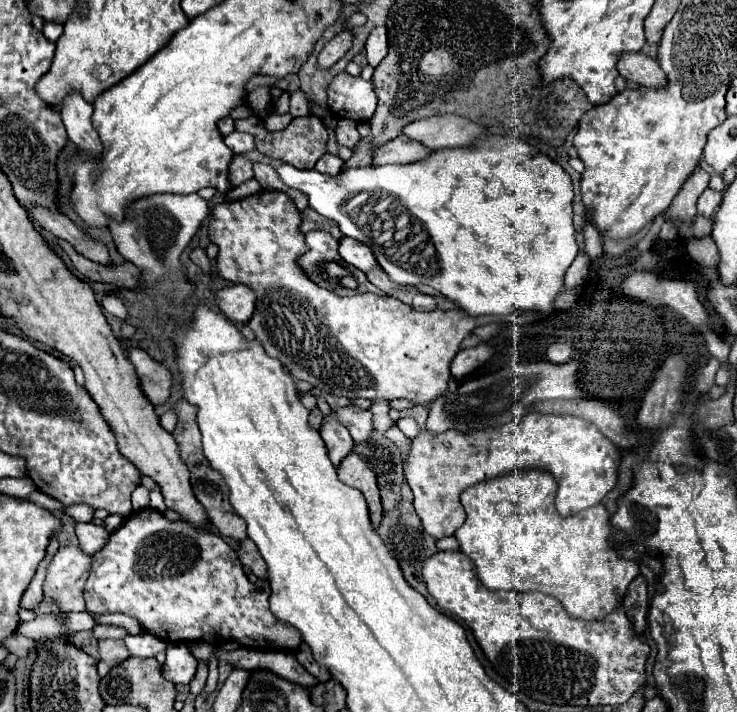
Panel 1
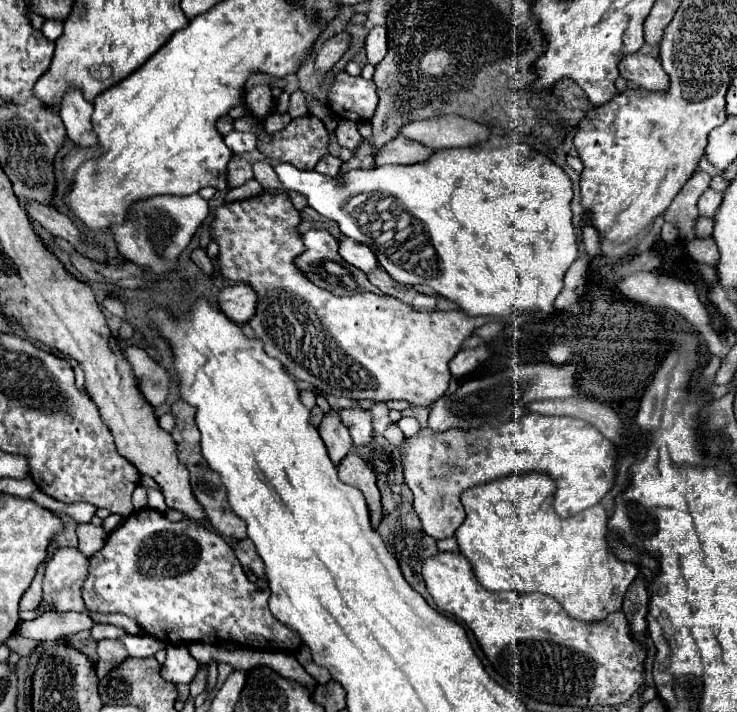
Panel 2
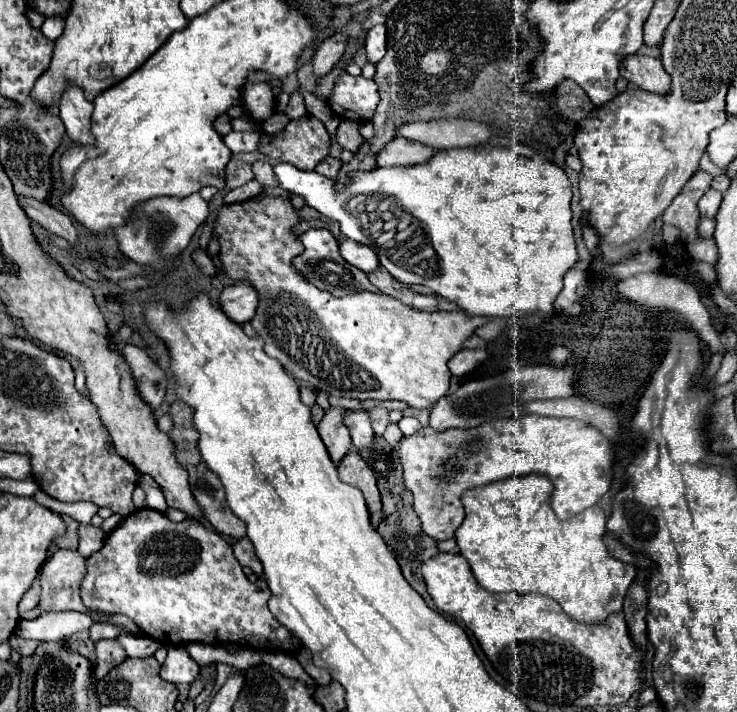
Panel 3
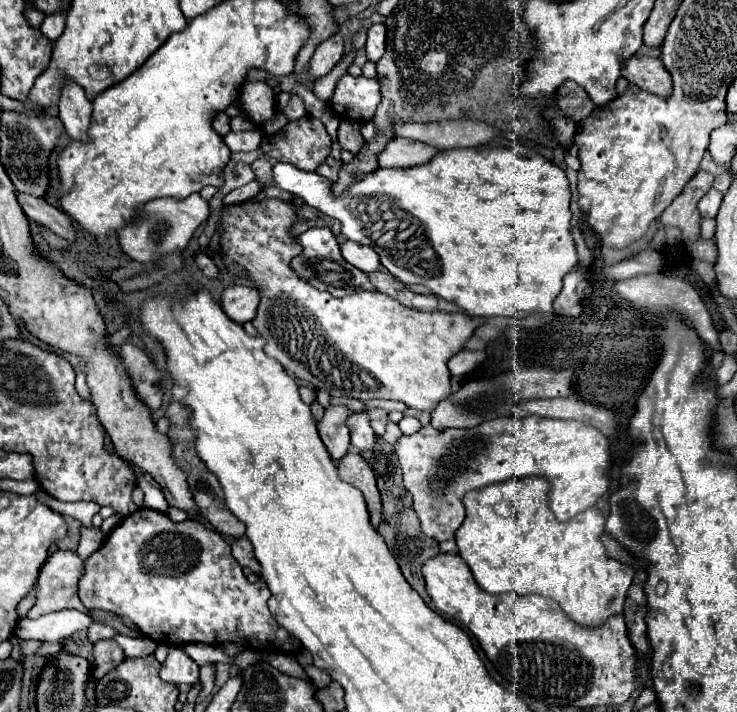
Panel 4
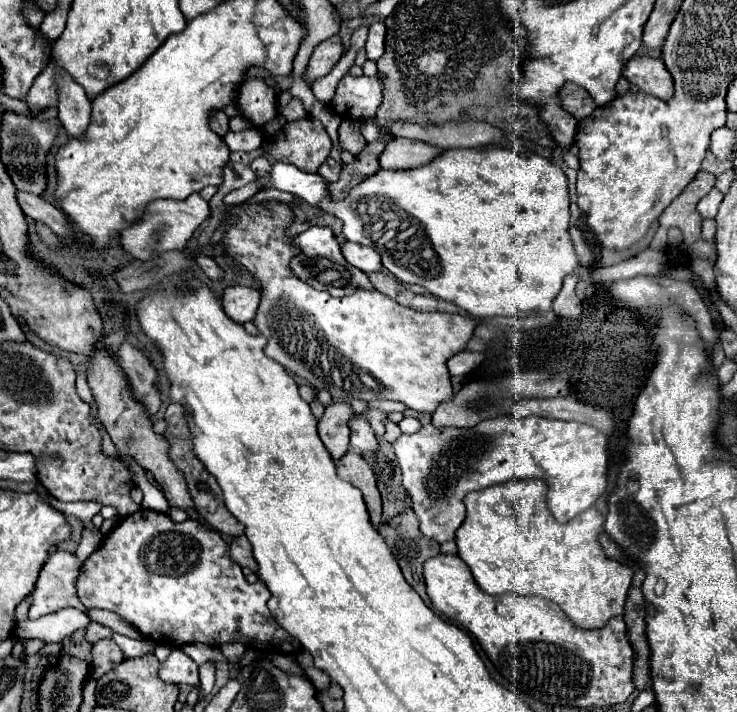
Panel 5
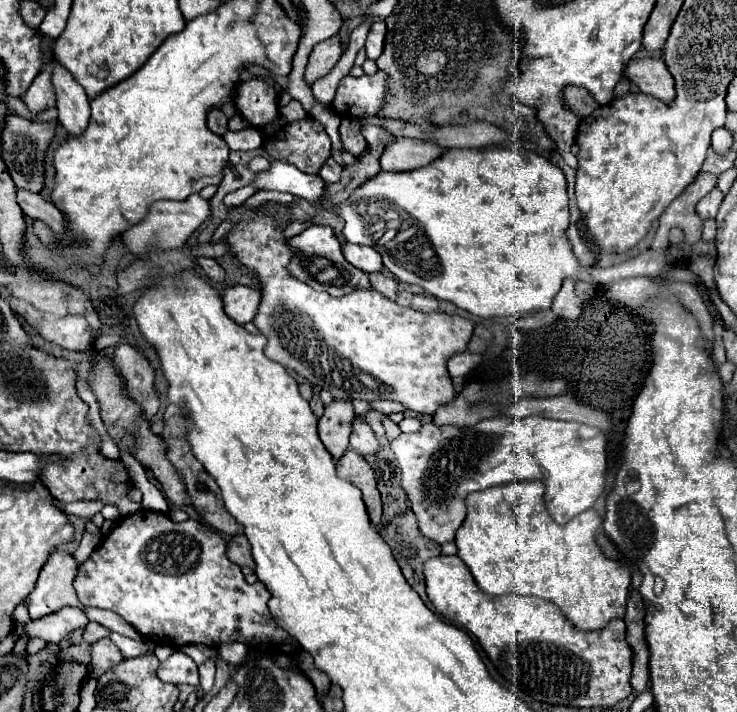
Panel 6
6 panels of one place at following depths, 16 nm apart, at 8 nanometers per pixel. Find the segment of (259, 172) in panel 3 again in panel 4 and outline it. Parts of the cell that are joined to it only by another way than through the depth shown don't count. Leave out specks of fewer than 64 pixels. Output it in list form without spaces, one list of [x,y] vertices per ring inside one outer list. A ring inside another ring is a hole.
[[[258,158],[250,166],[252,166],[254,174],[256,174],[256,180],[268,180],[270,174],[272,174],[272,164],[266,158]]]

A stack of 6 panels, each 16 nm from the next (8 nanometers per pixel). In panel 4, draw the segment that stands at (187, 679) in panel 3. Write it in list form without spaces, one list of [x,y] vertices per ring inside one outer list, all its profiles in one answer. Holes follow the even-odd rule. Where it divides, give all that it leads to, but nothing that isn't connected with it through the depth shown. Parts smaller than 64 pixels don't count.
[[[170,648],[166,662],[160,666],[160,678],[170,684],[196,684],[198,682],[198,664],[182,650]]]

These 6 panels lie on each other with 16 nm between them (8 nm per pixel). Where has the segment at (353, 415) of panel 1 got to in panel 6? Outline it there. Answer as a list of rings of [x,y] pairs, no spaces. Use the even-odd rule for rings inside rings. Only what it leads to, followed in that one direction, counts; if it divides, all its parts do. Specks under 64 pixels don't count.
[[[354,418],[354,422],[352,422],[350,448],[356,450],[360,456],[368,456],[368,454],[380,452],[380,442],[376,440],[374,432],[370,430],[370,426],[364,424],[360,418]]]

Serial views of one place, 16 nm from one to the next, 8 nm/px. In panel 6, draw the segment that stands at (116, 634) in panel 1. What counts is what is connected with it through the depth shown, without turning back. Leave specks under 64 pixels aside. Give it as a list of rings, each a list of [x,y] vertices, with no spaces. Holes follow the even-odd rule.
[[[88,622],[88,624],[86,624],[86,628],[84,628],[82,638],[84,638],[84,642],[94,644],[96,640],[100,640],[100,638],[104,638],[104,636],[108,636],[108,634],[110,634],[110,630],[108,630],[108,628],[100,626],[98,622]]]

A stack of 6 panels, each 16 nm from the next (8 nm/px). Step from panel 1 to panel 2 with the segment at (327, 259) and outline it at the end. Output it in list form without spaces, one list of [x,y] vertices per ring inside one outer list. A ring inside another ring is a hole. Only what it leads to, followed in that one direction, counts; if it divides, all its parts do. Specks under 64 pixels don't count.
[[[308,230],[304,236],[306,252],[296,258],[296,268],[318,288],[324,288],[328,292],[334,292],[334,296],[350,296],[356,292],[380,292],[376,286],[370,284],[366,274],[358,268],[352,268],[346,264],[338,252],[338,240],[328,230]]]

